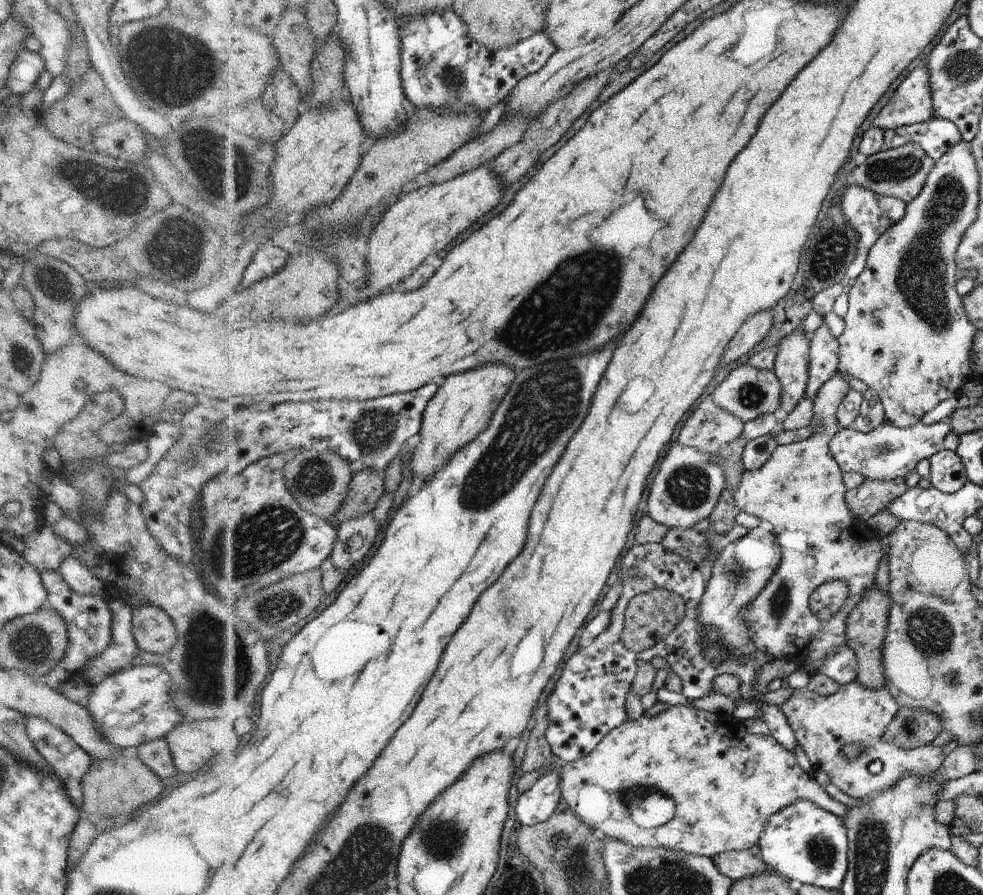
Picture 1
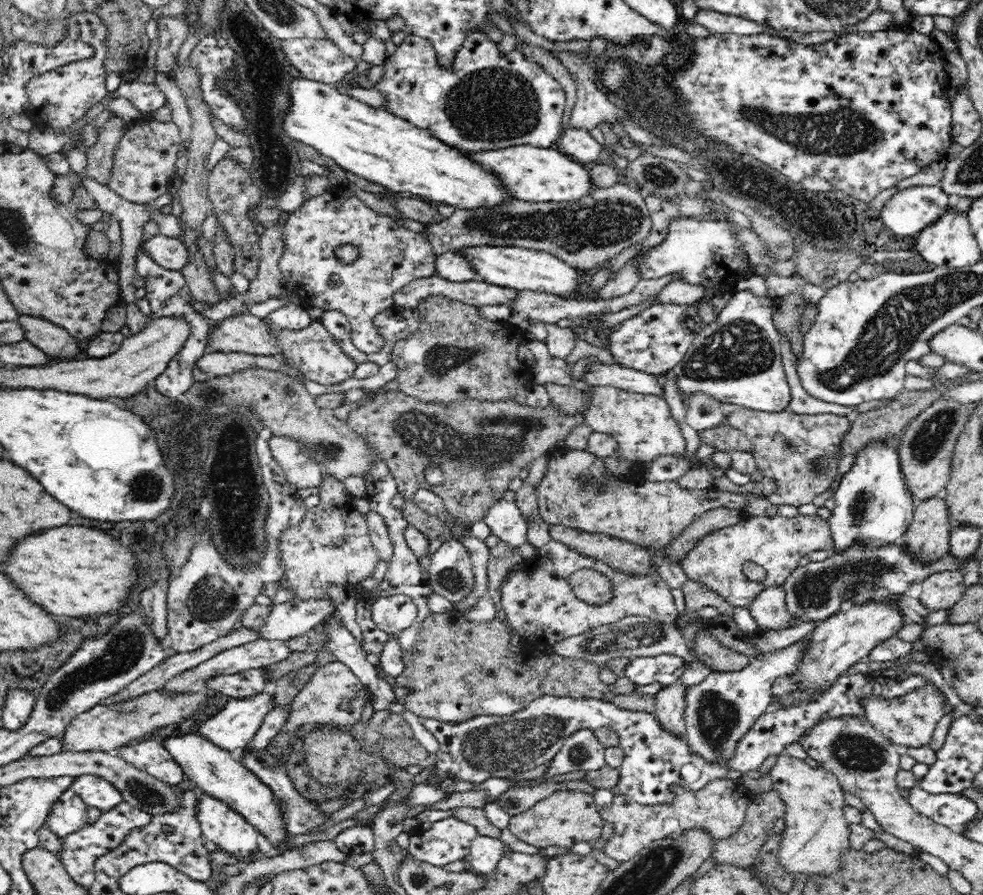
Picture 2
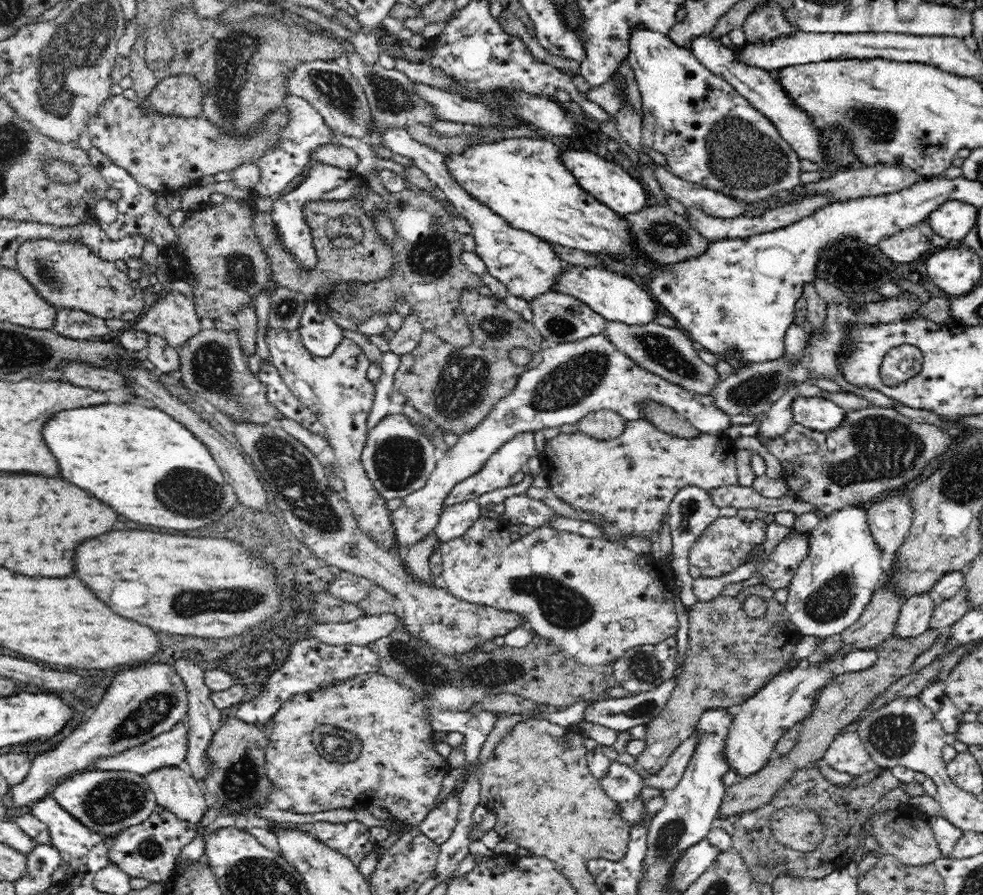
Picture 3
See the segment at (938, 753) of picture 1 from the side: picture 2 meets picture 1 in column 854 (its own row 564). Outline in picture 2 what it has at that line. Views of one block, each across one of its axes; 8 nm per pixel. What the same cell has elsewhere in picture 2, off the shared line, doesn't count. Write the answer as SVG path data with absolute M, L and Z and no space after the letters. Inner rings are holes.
M780 514L767 517L746 516L734 526L704 534L696 546L685 552L681 567L687 579L694 580L714 591L734 607L748 607L766 587L782 586L798 560L814 551L831 551L832 533L826 519L818 515L798 515L786 518ZM744 562L756 562L766 569L766 580L750 581L742 572Z

